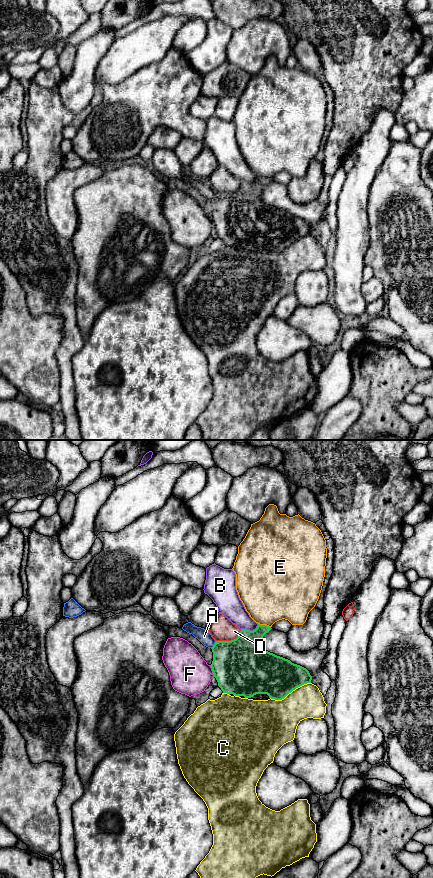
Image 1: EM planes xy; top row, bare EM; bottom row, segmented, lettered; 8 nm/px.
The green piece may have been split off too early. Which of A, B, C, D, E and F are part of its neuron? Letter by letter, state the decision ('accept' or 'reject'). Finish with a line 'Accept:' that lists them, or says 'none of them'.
A: accept
B: reject
C: reject
D: reject
E: reject
F: reject
Accept: A

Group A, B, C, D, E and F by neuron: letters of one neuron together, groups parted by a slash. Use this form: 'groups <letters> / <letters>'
groups A / B / C / D / E / F

